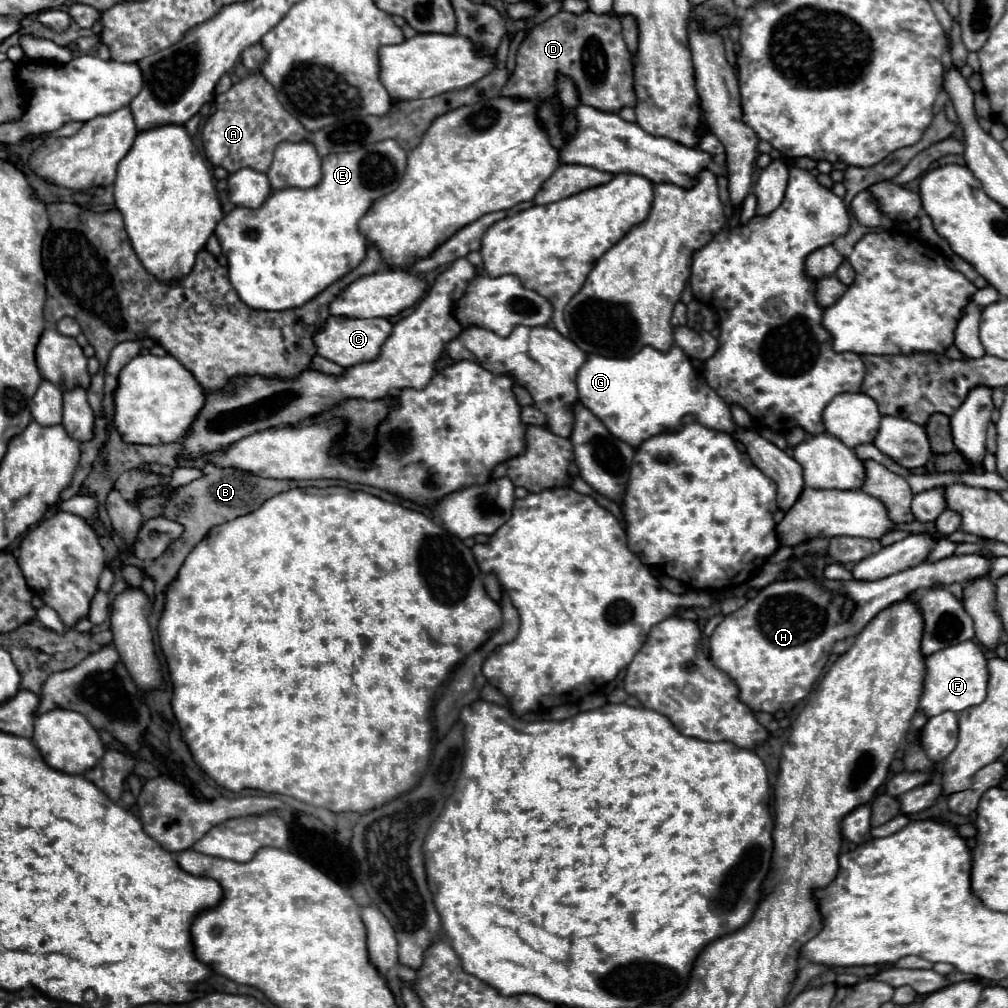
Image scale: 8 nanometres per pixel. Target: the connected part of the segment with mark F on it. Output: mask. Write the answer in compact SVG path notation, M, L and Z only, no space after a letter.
M964 641L958 645L944 647L930 657L926 657L926 677L920 697L920 711L928 717L940 715L944 711L964 711L968 707L980 705L986 699L988 687L988 667L982 649L974 641Z

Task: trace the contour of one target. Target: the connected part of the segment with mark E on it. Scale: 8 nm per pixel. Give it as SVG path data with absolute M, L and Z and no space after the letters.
M386 139L386 141L374 143L370 147L364 147L360 151L350 151L350 153L344 153L344 155L326 155L324 161L322 161L322 181L320 181L320 185L316 185L312 189L280 189L280 191L272 191L272 195L266 199L266 203L262 207L258 207L258 209L236 207L228 215L224 215L224 219L216 227L216 237L218 237L220 245L222 245L222 253L228 259L230 283L234 285L240 299L244 303L248 303L248 307L252 307L252 309L266 309L266 311L284 311L284 309L300 307L300 305L308 303L310 299L314 299L318 293L322 293L326 287L330 287L334 281L344 277L348 271L358 267L358 263L366 255L366 239L358 231L358 221L364 217L364 213L370 209L370 205L376 199L388 195L390 191L394 191L400 185L400 179L404 175L404 167L406 167L406 151L394 139Z

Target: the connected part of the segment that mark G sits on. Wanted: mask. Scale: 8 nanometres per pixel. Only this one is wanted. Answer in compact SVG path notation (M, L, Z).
M644 347L630 359L610 359L602 355L590 355L584 367L578 371L578 395L580 403L588 407L604 427L630 447L640 447L644 439L672 431L680 427L682 417L694 415L698 423L716 431L734 433L730 407L720 395L706 383L702 371L696 373L694 391L694 367L688 355L680 347L672 347L668 353Z

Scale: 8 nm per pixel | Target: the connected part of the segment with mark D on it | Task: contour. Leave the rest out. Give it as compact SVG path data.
M560 11L554 17L550 17L548 21L534 27L520 43L520 47L516 51L516 69L514 69L512 77L508 79L508 83L504 85L500 95L510 97L510 99L524 99L524 101L554 99L558 93L556 91L558 75L570 77L578 89L580 103L586 103L594 109L618 113L622 107L636 105L636 95L634 95L634 87L632 87L634 73L632 73L632 63L630 63L630 51L624 43L622 23L616 15L614 17L612 15L596 15L592 11L586 11L584 15L572 15L572 13Z

